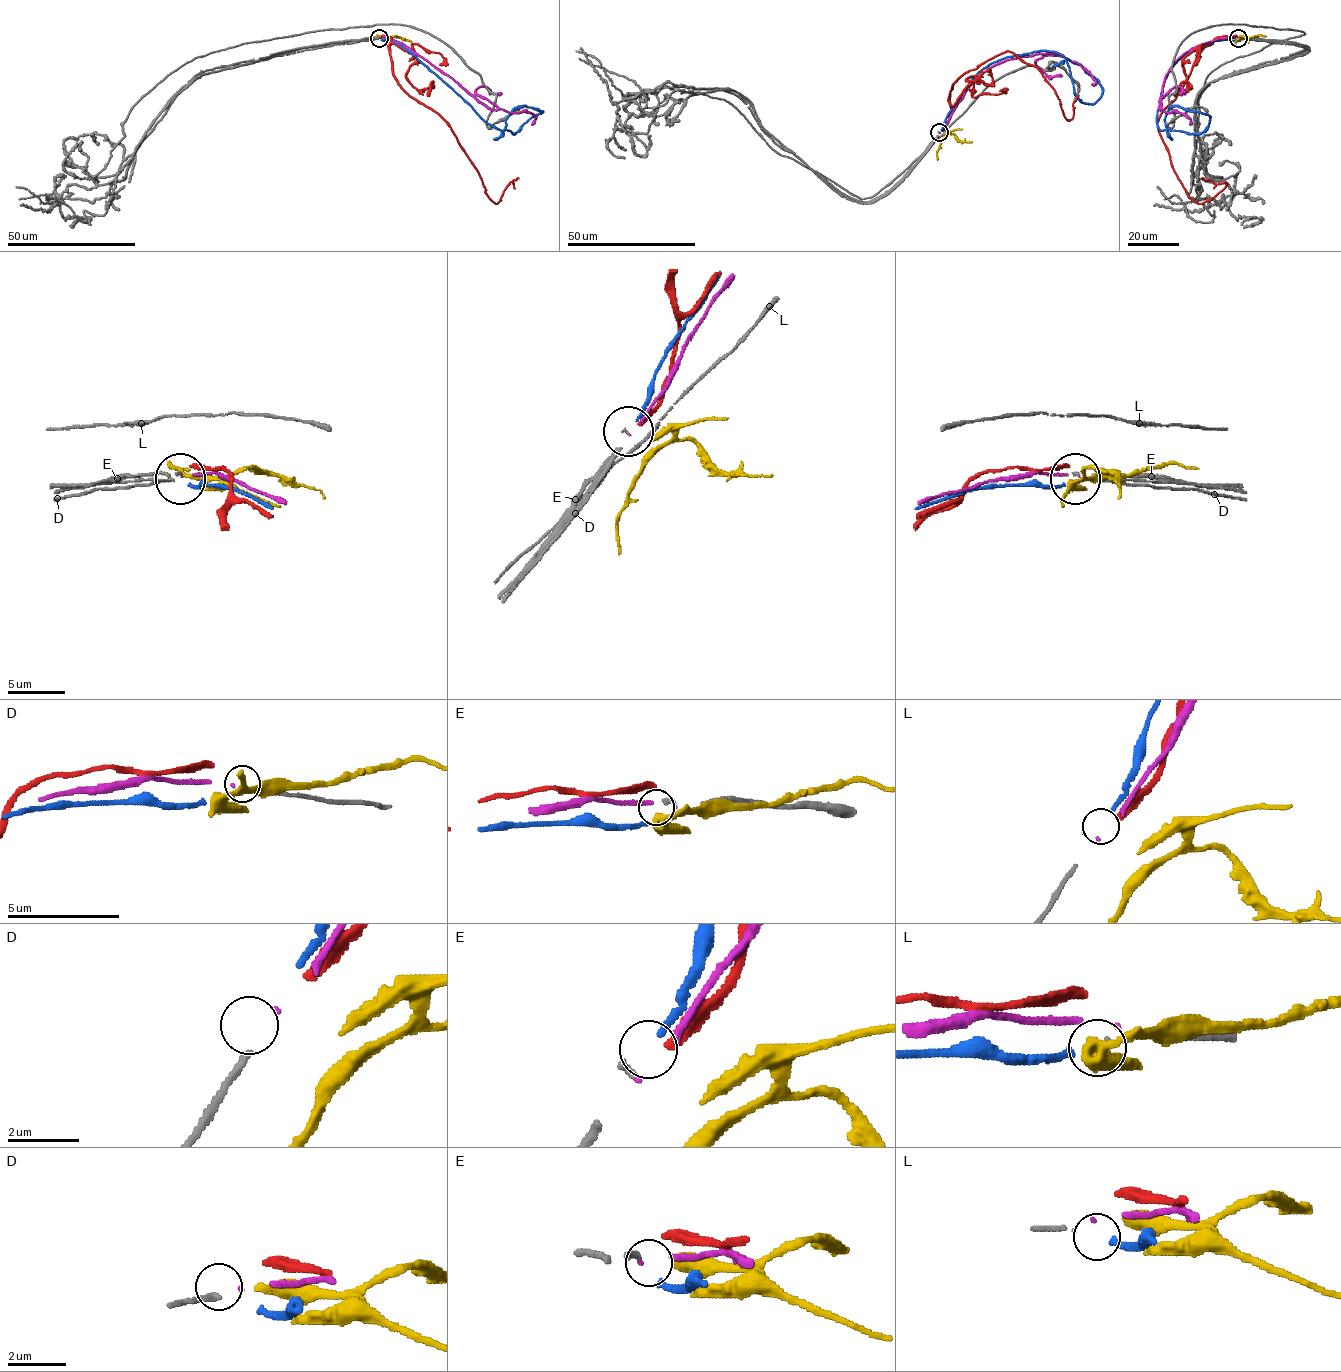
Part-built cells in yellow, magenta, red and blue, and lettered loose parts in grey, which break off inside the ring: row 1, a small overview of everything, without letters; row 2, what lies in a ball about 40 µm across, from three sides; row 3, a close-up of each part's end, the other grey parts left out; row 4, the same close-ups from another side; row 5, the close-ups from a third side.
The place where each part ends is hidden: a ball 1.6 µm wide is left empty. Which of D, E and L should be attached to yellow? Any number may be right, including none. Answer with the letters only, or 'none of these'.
none of these

